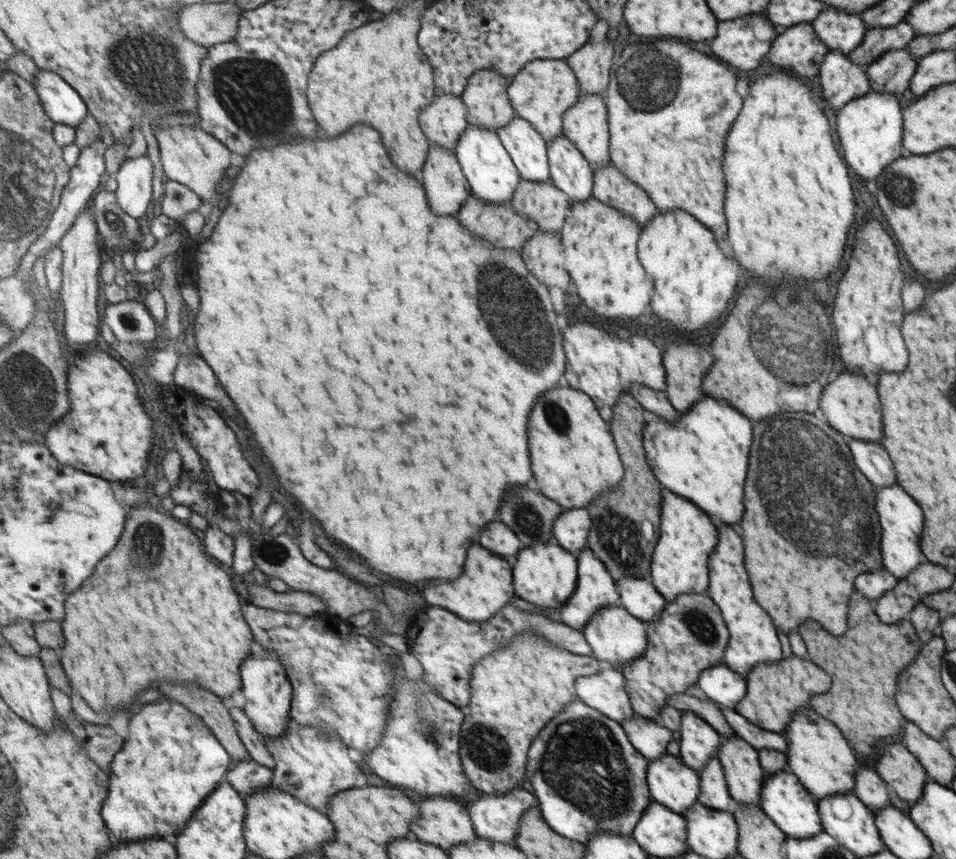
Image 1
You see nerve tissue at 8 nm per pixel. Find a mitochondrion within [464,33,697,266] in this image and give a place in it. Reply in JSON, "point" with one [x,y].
{"point":[648,81]}

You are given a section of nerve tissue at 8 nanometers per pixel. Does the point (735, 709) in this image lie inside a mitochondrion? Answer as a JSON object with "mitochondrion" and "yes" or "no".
{"mitochondrion":"no"}

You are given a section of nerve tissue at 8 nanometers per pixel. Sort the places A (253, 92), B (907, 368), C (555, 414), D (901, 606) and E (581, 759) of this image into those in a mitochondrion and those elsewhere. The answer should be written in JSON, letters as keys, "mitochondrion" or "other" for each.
{"A":"mitochondrion","B":"other","C":"mitochondrion","D":"other","E":"mitochondrion"}

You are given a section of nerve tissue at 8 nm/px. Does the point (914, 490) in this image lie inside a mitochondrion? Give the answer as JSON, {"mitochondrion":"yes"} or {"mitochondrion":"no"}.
{"mitochondrion":"no"}

